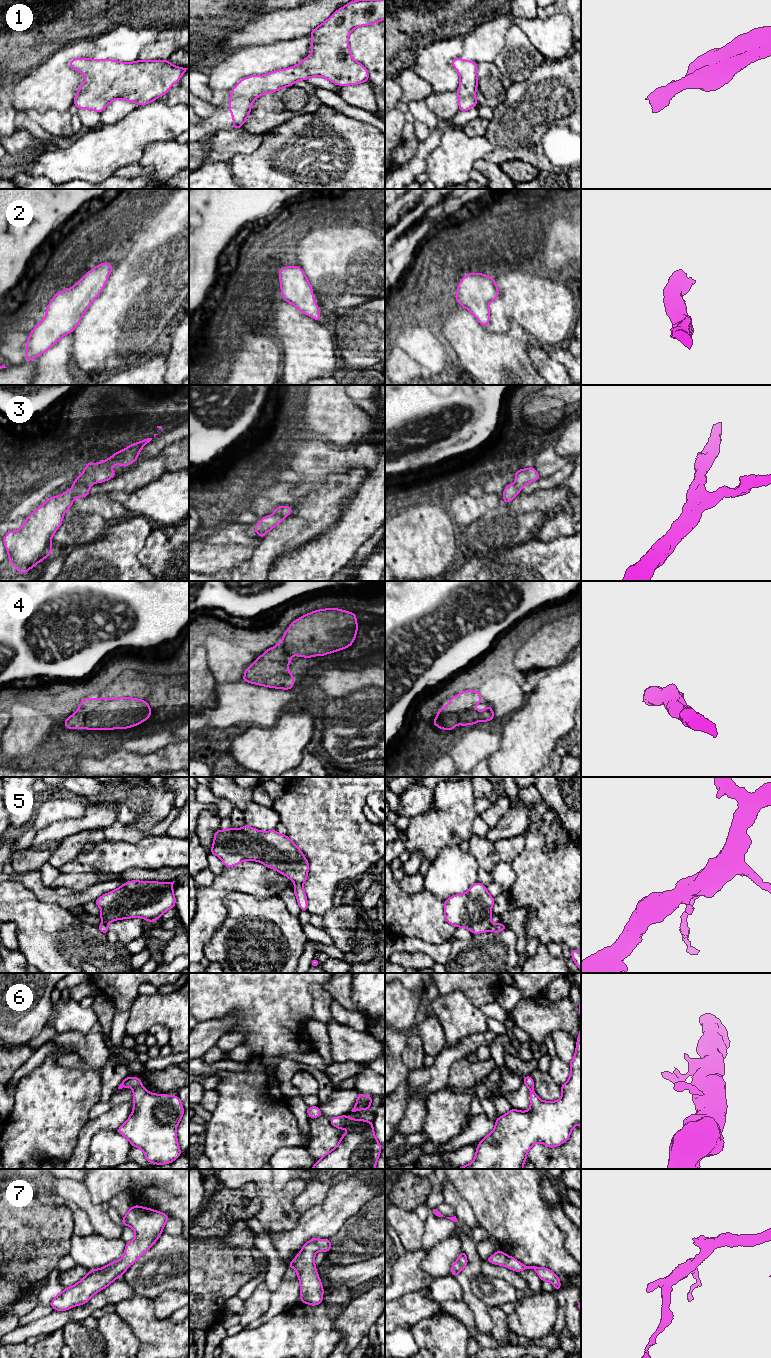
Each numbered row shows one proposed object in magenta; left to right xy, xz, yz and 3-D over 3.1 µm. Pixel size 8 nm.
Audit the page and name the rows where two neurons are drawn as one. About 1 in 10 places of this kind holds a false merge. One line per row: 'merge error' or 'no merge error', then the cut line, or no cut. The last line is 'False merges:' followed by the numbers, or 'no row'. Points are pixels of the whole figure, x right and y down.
1: no merge error; no cut
2: no merge error; no cut
3: no merge error; no cut
4: no merge error; no cut
5: merge error; cut in xz along (295, 882), (302, 884)
6: no merge error; no cut
7: no merge error; no cut
False merges: 5

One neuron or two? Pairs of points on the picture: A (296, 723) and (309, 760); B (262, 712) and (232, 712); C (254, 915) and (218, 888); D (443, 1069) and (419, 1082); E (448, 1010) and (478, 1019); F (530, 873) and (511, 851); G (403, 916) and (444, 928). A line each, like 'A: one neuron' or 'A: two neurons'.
A: two neurons
B: one neuron
C: two neurons
D: one neuron
E: one neuron
F: two neurons
G: one neuron

